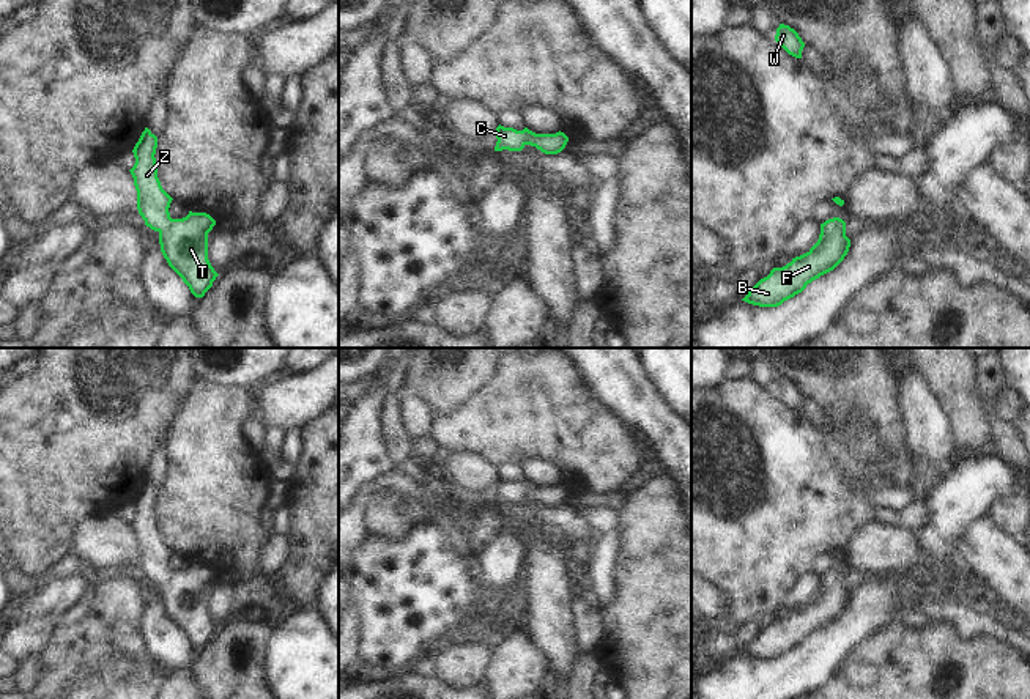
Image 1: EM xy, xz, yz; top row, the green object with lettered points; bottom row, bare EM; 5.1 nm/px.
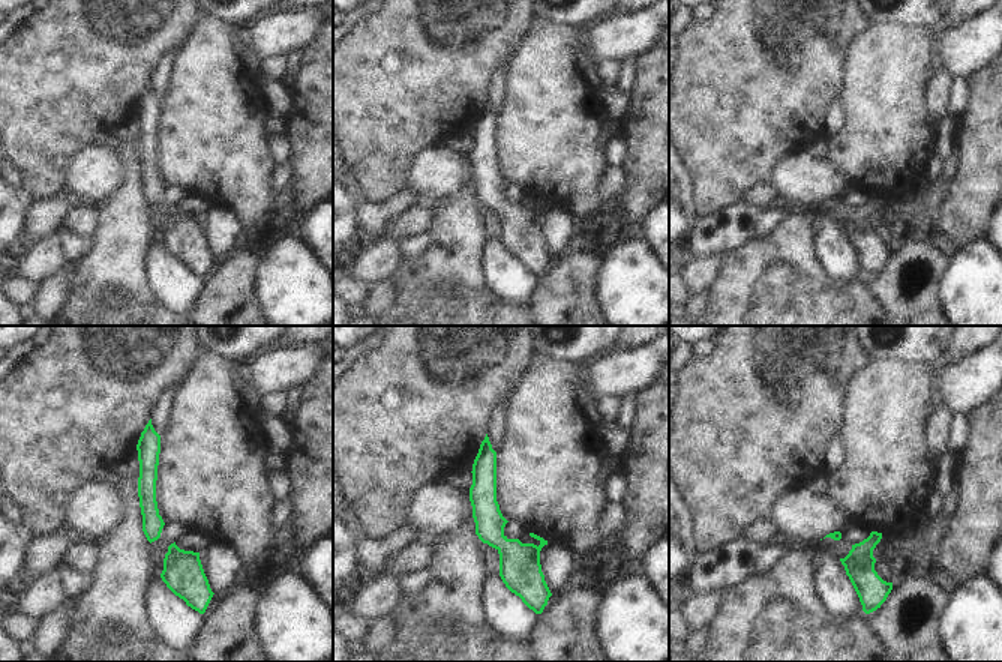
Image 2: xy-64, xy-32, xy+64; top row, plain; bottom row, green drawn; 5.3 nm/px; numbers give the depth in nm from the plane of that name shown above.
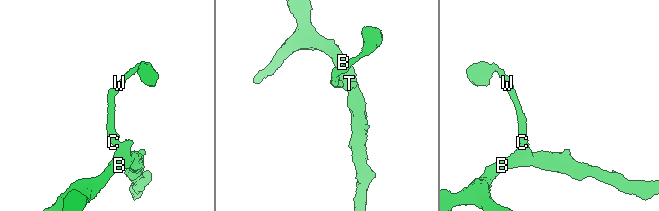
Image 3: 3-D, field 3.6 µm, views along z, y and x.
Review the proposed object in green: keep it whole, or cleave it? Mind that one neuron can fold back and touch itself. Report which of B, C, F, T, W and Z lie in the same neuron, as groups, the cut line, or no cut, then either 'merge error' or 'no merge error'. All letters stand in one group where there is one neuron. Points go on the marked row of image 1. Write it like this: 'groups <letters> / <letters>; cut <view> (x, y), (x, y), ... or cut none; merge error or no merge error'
groups B C F T W Z; cut none; no merge error

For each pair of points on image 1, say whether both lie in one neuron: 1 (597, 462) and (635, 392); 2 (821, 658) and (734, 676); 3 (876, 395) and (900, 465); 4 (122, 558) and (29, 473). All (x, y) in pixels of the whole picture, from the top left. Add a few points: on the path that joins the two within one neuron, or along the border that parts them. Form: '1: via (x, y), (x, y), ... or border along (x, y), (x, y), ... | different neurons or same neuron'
1: border along (591, 395), (605, 403), (646, 444) | different neurons
2: via (799, 671), (794, 676), (756, 676) | same neuron
3: via (882, 413), (898, 447) | same neuron
4: border along (107, 510), (88, 515), (76, 526), (68, 551) | different neurons

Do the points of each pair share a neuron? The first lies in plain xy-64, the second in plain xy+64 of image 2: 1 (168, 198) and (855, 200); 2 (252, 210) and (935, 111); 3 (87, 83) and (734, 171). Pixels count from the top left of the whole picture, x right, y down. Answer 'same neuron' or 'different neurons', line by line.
1: same neuron
2: different neurons
3: same neuron

